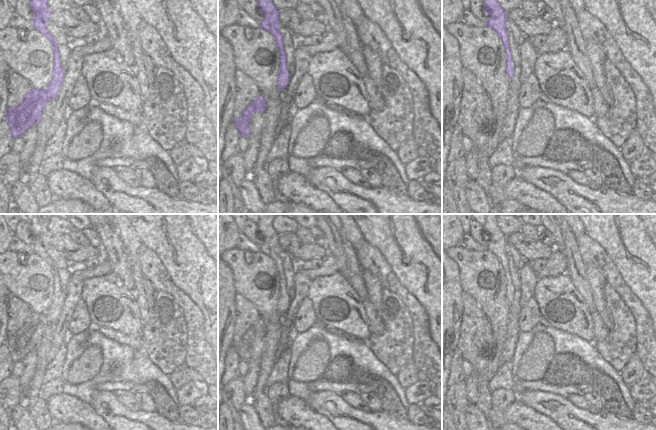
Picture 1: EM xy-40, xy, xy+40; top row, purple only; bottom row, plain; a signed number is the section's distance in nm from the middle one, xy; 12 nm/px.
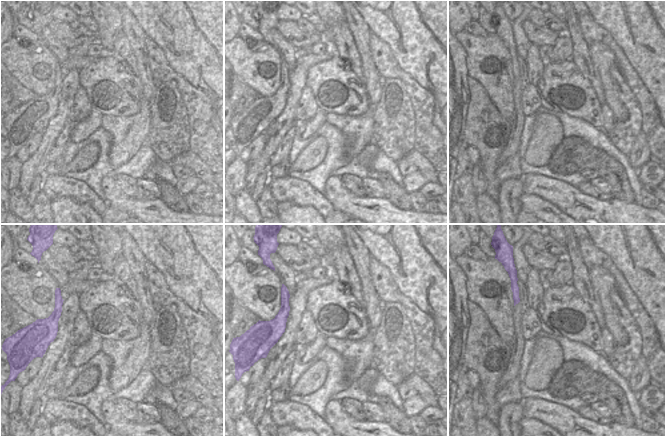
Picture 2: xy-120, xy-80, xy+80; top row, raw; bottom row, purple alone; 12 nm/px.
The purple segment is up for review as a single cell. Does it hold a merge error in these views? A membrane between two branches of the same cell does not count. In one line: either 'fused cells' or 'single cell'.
single cell

